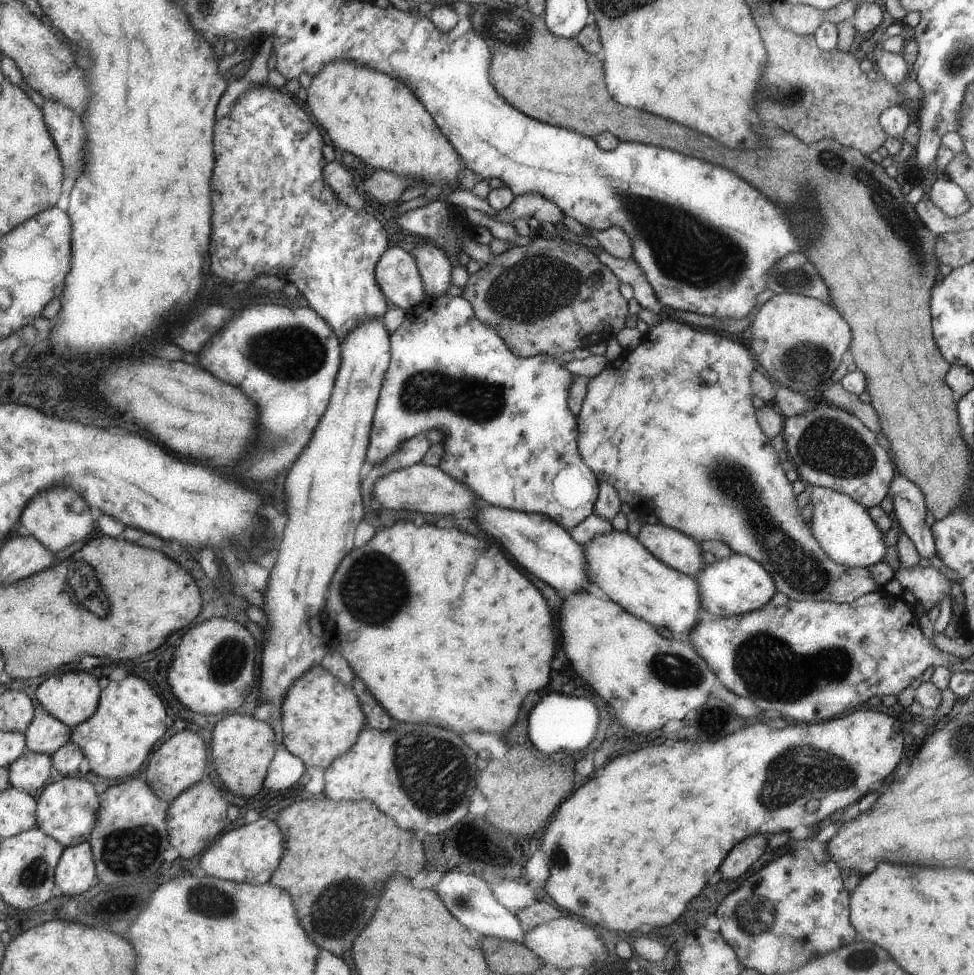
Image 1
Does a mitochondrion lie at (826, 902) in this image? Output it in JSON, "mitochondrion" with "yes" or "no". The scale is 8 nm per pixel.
{"mitochondrion":"no"}

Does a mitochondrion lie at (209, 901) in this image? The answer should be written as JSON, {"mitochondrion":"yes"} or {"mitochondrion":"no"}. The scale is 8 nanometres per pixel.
{"mitochondrion":"yes"}

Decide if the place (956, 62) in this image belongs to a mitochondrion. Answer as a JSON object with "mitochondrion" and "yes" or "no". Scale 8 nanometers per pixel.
{"mitochondrion":"yes"}

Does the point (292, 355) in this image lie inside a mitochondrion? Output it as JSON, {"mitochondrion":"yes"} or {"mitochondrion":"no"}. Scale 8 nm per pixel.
{"mitochondrion":"yes"}

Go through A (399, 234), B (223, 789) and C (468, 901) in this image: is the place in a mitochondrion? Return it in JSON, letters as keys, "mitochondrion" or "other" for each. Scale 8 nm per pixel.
{"A":"other","B":"other","C":"mitochondrion"}

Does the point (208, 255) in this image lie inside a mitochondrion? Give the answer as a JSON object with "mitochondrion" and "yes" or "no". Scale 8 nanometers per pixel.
{"mitochondrion":"no"}

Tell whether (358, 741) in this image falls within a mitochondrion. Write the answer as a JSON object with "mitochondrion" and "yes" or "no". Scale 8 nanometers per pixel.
{"mitochondrion":"no"}

